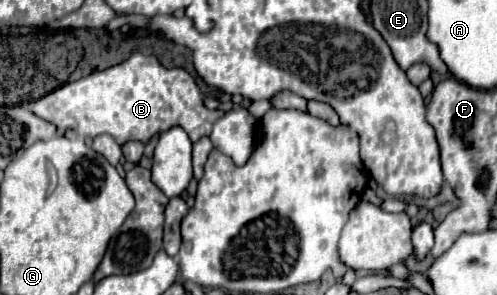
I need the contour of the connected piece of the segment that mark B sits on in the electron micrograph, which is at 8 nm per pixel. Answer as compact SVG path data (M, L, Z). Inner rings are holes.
M134 53L130 59L126 59L120 65L114 65L104 71L96 71L88 77L82 77L74 83L66 83L66 85L54 89L52 93L34 101L32 113L54 123L60 131L74 129L82 137L96 137L96 135L108 133L120 145L126 141L132 141L132 139L140 139L142 143L146 143L150 137L170 129L172 125L180 125L190 135L192 141L198 141L202 135L210 135L212 125L224 115L222 111L208 111L202 105L202 93L200 93L198 85L184 69L180 69L180 67L166 69L156 57L152 57L152 55L146 57L142 53Z

